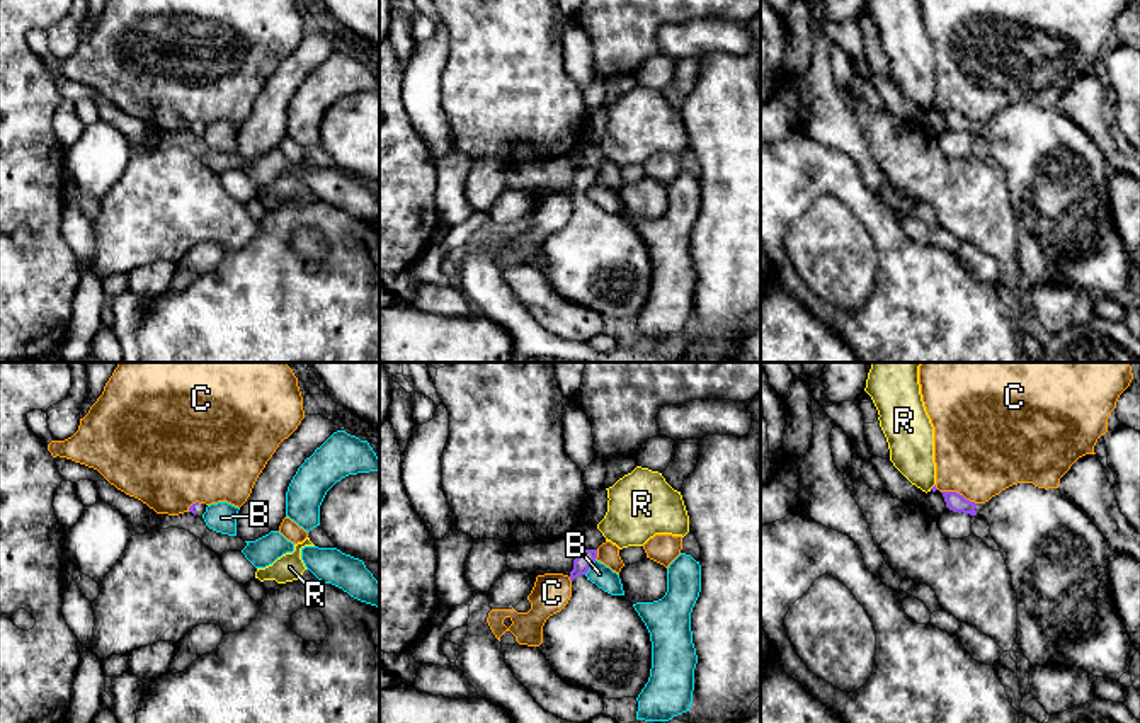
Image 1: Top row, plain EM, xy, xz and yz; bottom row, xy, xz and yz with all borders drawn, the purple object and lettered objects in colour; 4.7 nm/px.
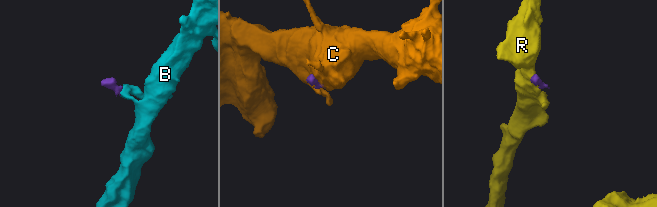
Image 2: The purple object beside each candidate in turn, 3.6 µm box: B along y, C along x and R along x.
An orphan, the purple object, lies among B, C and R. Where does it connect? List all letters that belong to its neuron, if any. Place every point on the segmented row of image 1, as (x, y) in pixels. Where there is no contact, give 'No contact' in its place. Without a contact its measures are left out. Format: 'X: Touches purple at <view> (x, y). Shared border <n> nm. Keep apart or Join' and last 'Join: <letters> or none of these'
B: Touches purple at xz (591, 565). Shared border 90 nm. Keep apart
C: Touches purple at yz (958, 494). Shared border 180 nm. Keep apart
R: Touches purple at yz (933, 487). Shared border 40 nm. Keep apart
Join: none of these

